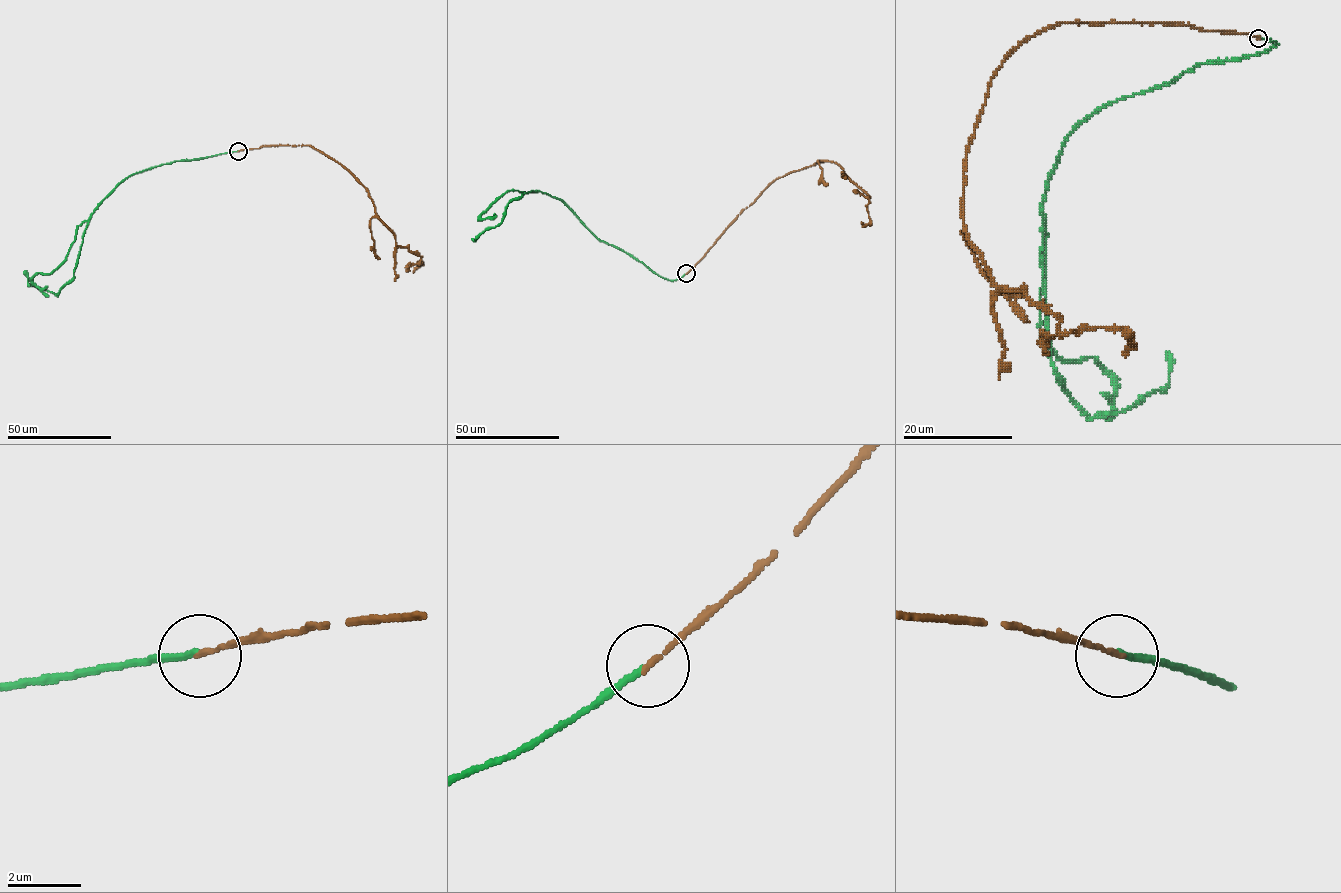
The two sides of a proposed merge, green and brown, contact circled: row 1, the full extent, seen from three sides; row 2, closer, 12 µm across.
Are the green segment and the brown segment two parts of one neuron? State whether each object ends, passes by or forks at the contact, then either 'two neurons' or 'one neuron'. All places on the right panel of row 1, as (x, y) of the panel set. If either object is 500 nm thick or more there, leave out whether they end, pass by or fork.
green ends there; brown ends there; one neuron

